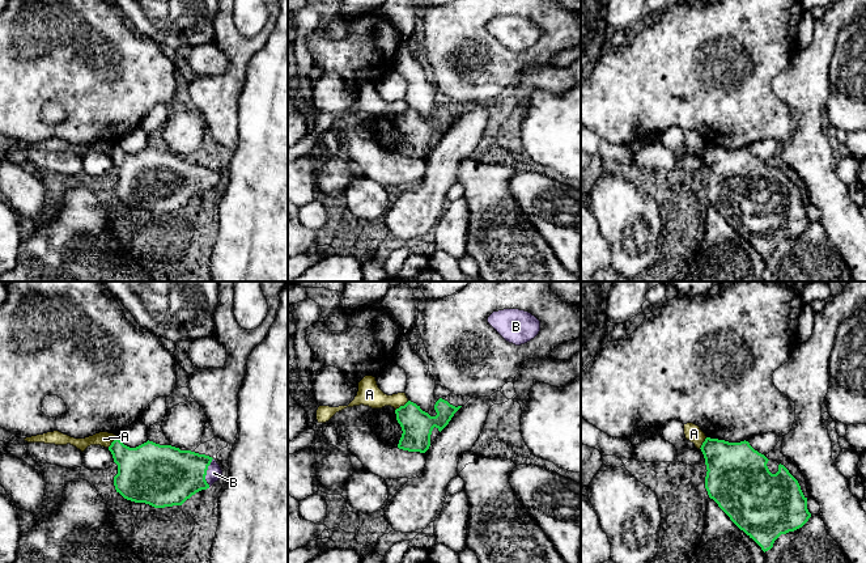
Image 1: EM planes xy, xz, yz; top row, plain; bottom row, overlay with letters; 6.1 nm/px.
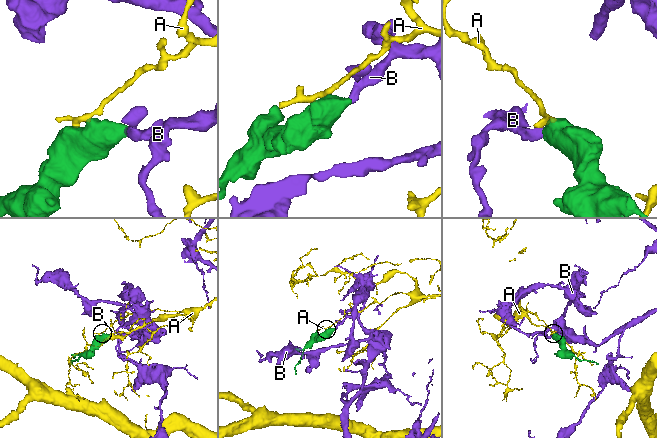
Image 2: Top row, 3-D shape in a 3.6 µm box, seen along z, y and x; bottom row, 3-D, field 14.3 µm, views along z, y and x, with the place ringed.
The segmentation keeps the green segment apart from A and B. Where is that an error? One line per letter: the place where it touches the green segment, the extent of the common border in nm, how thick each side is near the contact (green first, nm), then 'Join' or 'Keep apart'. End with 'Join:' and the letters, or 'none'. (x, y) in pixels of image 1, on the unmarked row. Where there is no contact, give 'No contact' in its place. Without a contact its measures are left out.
A: Touches green at xz (402, 113). Shared border 110 nm. Thickness 190 nm (green) against 140 nm. Keep apart
B: Touches green at xy (206, 180). Shared border 180 nm. Thickness 380 nm (green) against 90 nm. Join
Join: B

